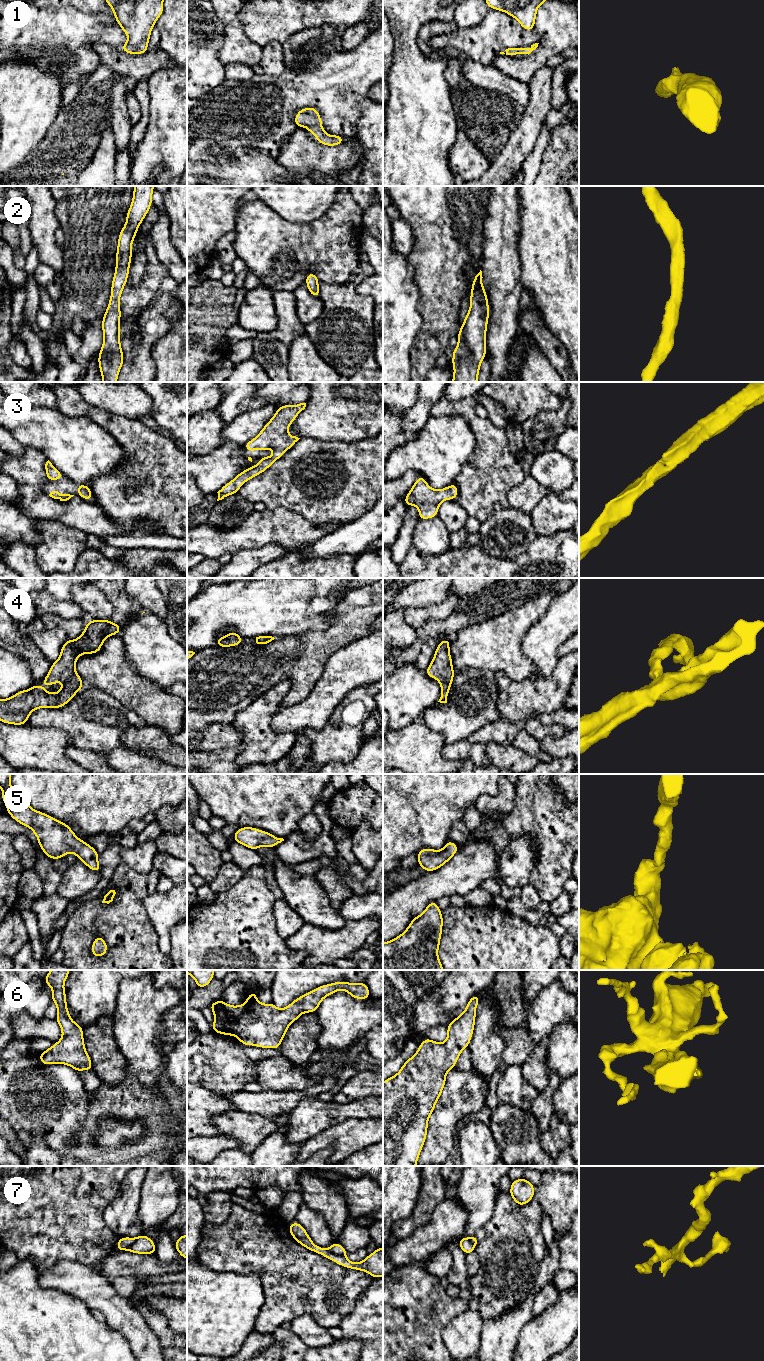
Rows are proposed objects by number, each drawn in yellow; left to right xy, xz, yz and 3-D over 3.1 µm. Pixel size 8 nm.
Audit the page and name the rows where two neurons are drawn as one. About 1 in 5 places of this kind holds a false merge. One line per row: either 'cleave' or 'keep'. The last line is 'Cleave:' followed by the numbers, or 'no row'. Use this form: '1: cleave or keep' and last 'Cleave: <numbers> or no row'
1: keep
2: keep
3: keep
4: keep
5: keep
6: keep
7: cleave
Cleave: 7

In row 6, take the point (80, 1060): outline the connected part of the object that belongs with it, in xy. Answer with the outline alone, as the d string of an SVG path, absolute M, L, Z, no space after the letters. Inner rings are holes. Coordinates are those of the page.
M51 970L44 982L53 989L50 995L57 1005L55 1020L62 1030L62 1038L46 1051L39 1054L43 1065L65 1064L78 1073L82 1070L93 1070L92 1061L85 1050L83 1027L74 1022L67 1008L64 983L70 970Z

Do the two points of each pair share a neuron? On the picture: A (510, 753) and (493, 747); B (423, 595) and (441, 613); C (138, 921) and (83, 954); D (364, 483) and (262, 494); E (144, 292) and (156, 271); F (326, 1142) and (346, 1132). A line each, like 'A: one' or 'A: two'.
A: one
B: two
C: one
D: one
E: one
F: one

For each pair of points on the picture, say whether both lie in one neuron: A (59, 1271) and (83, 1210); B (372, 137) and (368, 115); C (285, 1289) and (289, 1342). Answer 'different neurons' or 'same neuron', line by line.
A: different neurons
B: same neuron
C: different neurons

